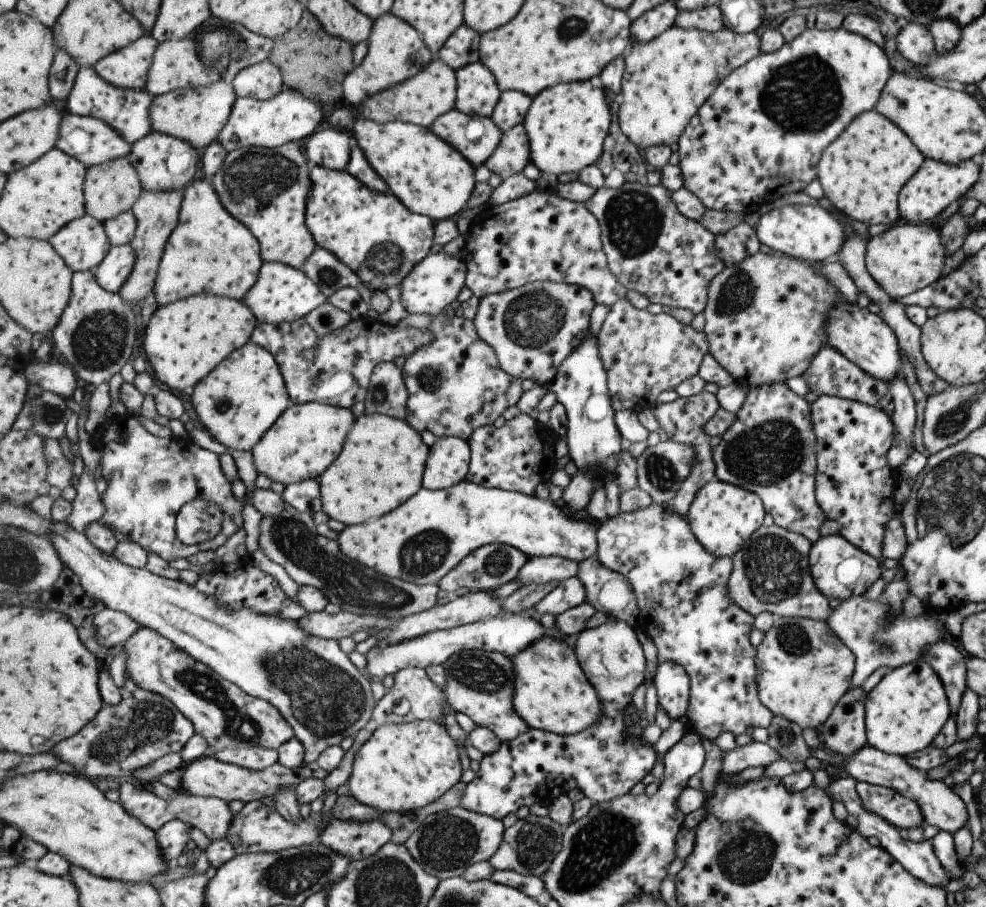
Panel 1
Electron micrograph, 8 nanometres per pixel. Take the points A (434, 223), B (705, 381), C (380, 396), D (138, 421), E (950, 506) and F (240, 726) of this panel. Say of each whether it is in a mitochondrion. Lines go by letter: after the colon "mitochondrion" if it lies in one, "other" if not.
A: other
B: other
C: mitochondrion
D: other
E: mitochondrion
F: mitochondrion

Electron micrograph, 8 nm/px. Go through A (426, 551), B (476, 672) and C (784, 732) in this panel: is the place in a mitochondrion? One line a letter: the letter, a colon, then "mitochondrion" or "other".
A: mitochondrion
B: mitochondrion
C: mitochondrion

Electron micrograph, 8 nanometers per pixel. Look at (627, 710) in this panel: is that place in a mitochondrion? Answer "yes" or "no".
no

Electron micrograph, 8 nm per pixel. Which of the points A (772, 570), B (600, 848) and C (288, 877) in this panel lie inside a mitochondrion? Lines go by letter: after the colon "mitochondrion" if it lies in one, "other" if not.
A: mitochondrion
B: mitochondrion
C: mitochondrion

